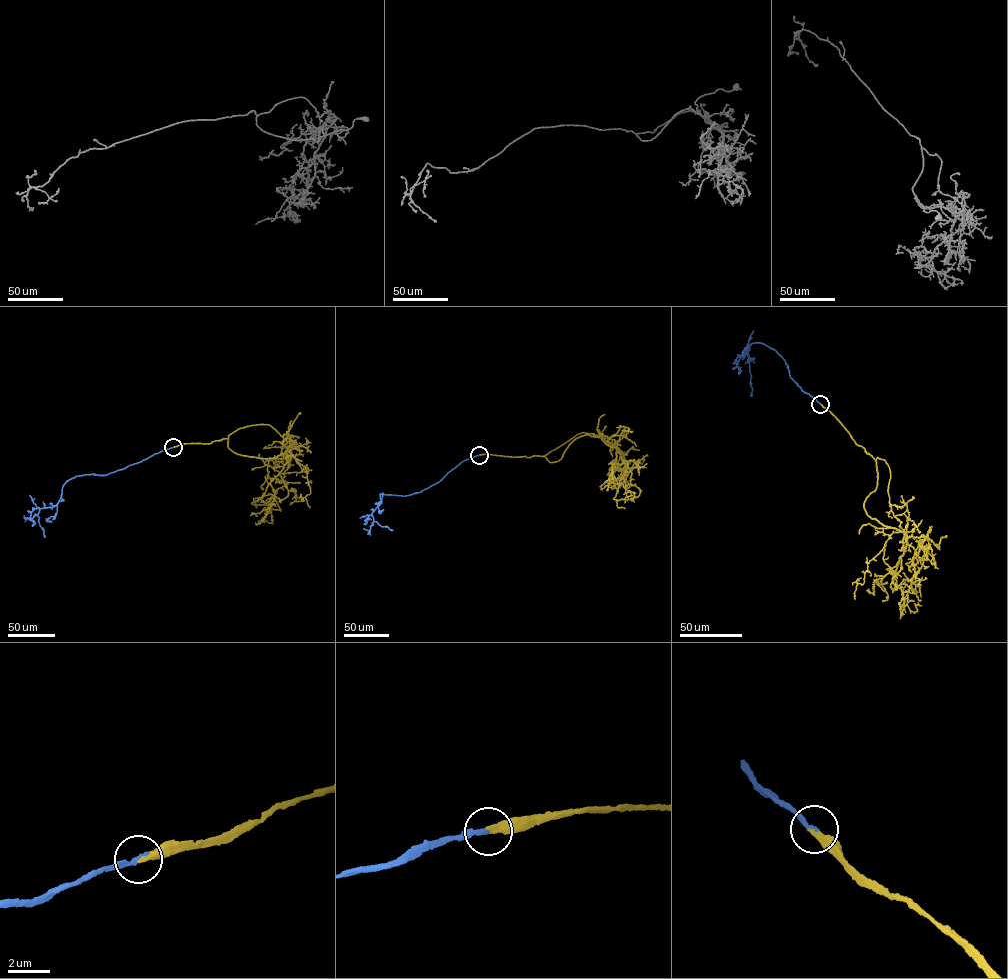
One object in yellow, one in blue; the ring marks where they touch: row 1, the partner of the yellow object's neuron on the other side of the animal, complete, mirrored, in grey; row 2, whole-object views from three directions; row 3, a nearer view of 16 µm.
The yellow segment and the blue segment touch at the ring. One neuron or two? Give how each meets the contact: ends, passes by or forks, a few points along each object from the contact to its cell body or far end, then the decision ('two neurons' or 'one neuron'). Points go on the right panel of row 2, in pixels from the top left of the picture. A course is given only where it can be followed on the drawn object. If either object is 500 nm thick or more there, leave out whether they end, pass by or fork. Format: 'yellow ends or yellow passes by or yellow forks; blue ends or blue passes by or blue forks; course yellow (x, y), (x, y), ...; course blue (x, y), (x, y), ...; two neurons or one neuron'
yellow ends; blue ends; course yellow (820, 404), (876, 462), (876, 489), (864, 508), (904, 533), (905, 550), (890, 587), (911, 578), (921, 600); course blue (820, 404), (789, 376), (781, 356), (759, 342), (753, 343), (743, 352), (742, 357), (748, 353), (751, 396); one neuron

